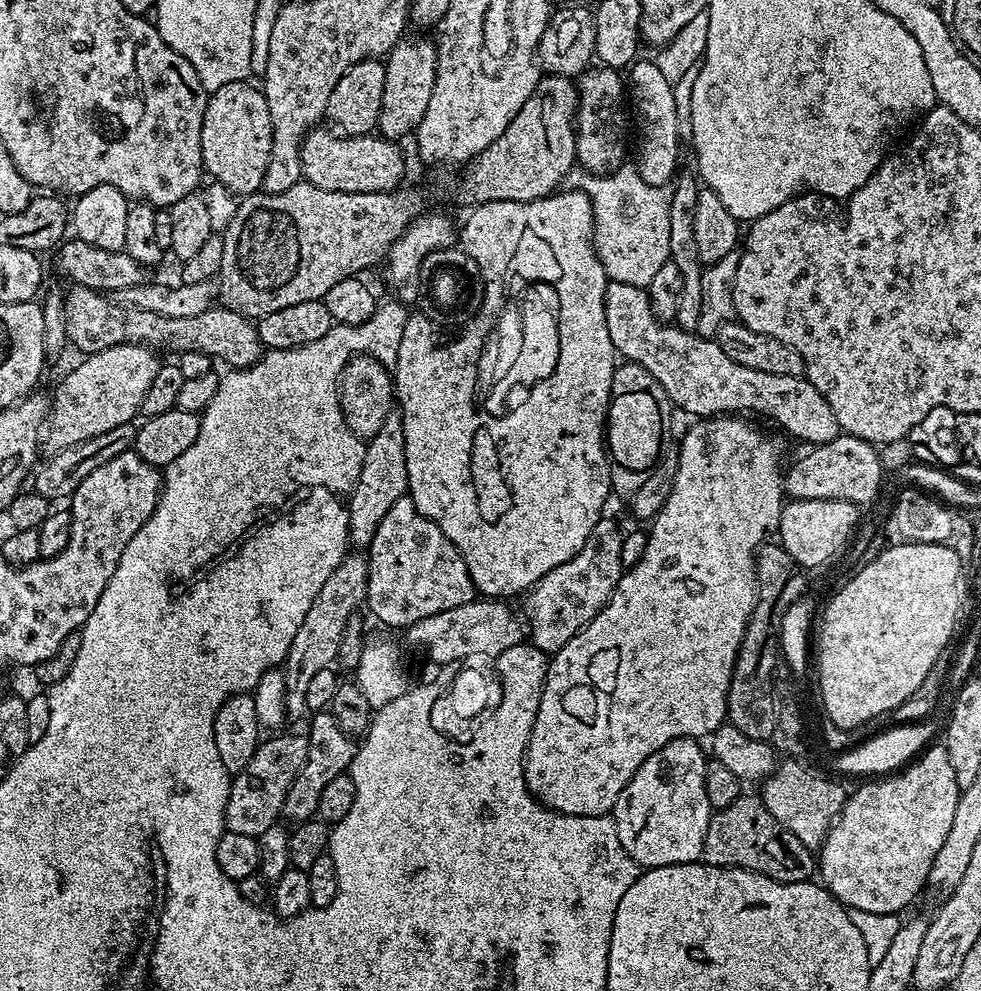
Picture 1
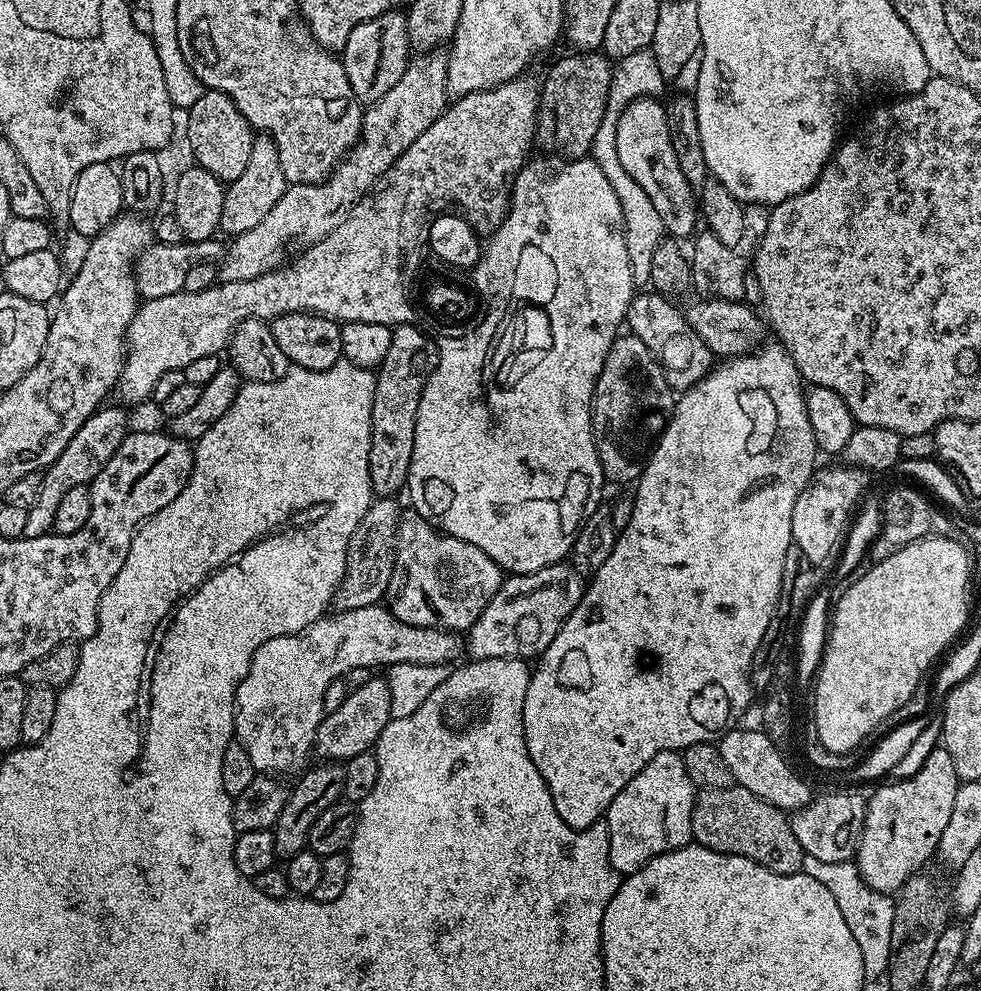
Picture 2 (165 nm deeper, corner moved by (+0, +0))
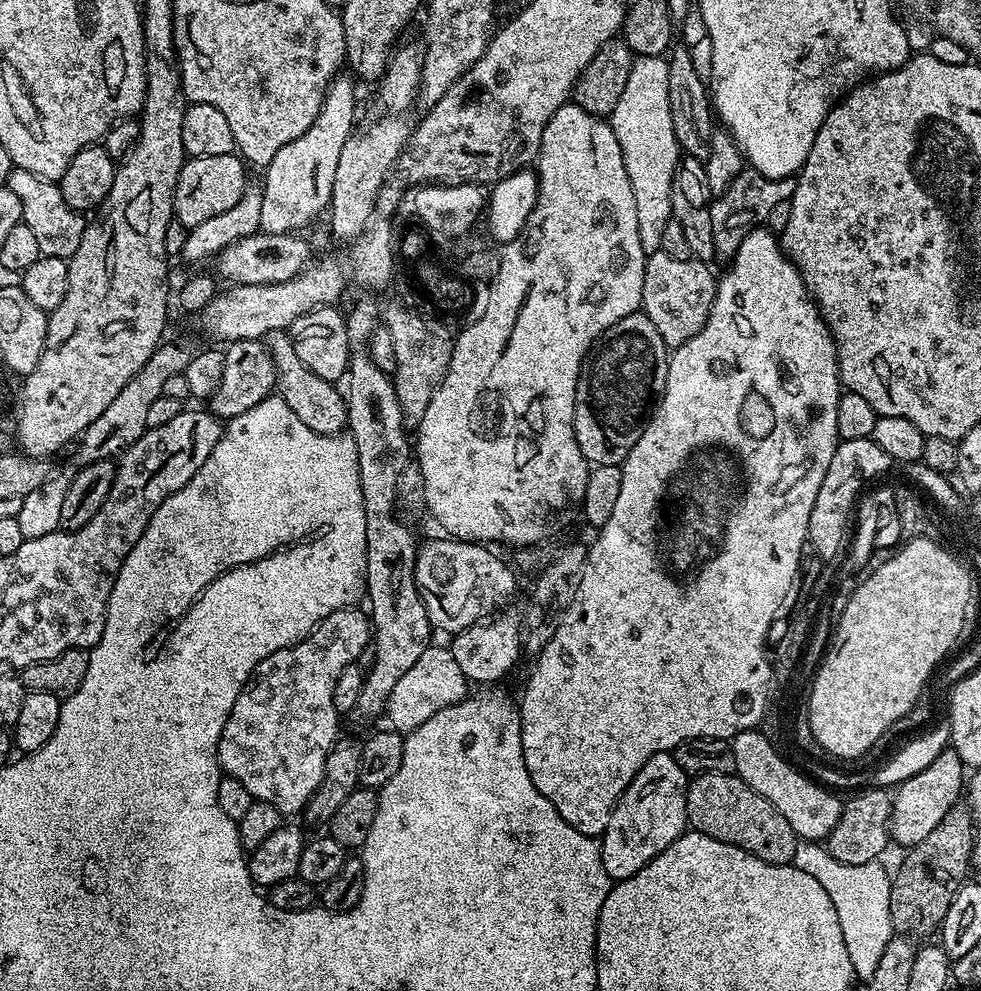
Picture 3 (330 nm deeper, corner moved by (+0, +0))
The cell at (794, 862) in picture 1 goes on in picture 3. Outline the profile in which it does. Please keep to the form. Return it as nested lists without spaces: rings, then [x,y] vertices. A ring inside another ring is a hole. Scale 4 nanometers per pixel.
[[[704,772],[691,777],[686,790],[686,814],[691,831],[738,846],[738,850],[746,850],[746,854],[754,854],[767,864],[792,863],[798,837],[790,830],[790,822],[738,775]]]

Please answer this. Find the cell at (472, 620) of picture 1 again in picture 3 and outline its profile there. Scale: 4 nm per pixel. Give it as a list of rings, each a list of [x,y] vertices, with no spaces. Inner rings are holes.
[[[353,606],[330,614],[316,625],[316,629],[305,640],[292,648],[278,650],[260,661],[246,686],[242,686],[238,698],[234,698],[234,710],[230,710],[230,718],[226,718],[226,726],[216,747],[216,759],[220,761],[223,775],[238,778],[238,782],[250,790],[253,801],[261,800],[274,806],[281,817],[292,818],[295,812],[296,815],[303,813],[309,798],[322,782],[326,758],[341,735],[341,717],[335,708],[326,706],[326,702],[331,701],[334,682],[338,682],[342,670],[357,663],[364,647],[367,644],[369,647],[370,620],[360,610]]]

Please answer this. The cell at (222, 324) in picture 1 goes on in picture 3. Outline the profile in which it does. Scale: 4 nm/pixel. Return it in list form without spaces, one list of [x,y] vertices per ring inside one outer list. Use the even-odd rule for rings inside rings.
[[[274,330],[262,337],[262,343],[268,347],[268,357],[272,359],[278,395],[294,414],[298,414],[298,422],[306,422],[306,426],[318,436],[341,435],[348,423],[348,405],[344,403],[341,389],[331,380],[318,378],[314,370],[306,370],[304,363],[298,359],[298,354],[294,354],[294,346],[287,331]]]

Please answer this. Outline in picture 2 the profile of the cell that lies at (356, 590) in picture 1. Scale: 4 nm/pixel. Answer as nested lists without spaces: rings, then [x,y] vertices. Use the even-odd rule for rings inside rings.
[[[376,498],[362,514],[362,522],[354,534],[350,534],[350,546],[346,550],[346,570],[342,582],[336,588],[334,604],[339,611],[358,610],[362,606],[380,604],[387,597],[390,574],[394,566],[396,531],[402,508],[392,498]]]

